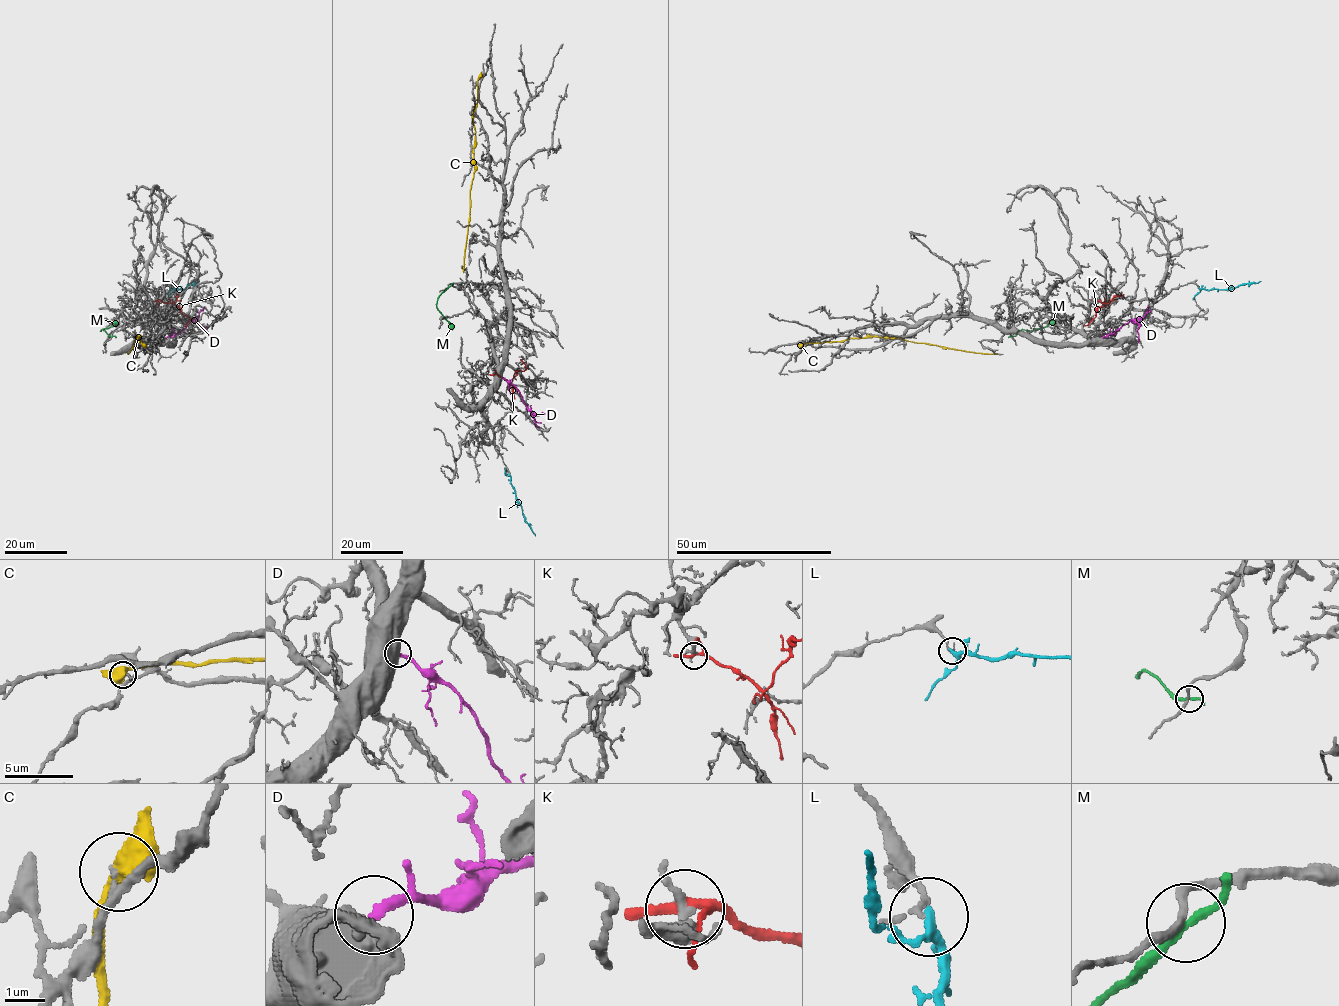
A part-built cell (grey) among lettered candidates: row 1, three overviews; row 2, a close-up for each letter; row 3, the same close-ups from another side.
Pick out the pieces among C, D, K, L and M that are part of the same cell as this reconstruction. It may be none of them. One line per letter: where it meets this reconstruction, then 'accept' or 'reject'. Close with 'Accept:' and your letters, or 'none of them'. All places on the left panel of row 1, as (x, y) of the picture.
C: contact (143, 345); reject
D: contact (165, 338); accept
K: contact (158, 300); reject
L: contact (173, 288); reject
M: contact (112, 336); reject
Accept: D

